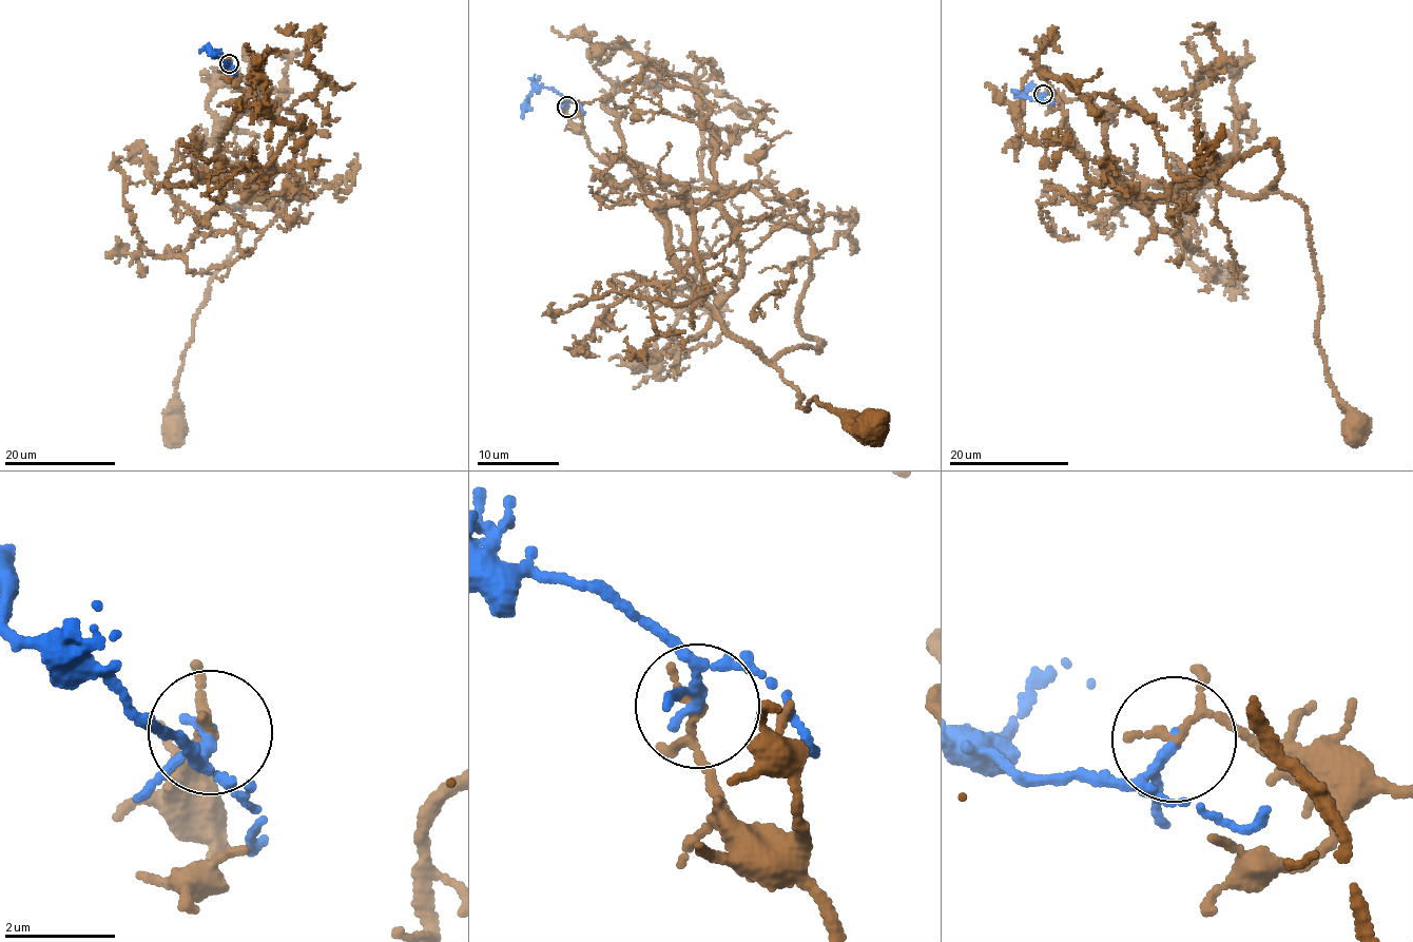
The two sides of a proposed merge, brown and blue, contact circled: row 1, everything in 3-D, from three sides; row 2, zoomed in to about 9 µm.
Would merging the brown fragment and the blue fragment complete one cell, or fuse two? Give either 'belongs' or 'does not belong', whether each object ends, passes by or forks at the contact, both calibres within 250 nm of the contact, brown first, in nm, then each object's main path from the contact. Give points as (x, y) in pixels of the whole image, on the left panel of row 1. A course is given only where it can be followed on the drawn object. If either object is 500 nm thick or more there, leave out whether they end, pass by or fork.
does not belong; brown passes by; blue forks; calibres 130 and 120 nm; course brown (229, 62), (308, 134), (309, 193), (291, 176), (277, 205), (243, 207), (185, 351), (175, 433); course blue (229, 62), (228, 65), (208, 49), (200, 53)

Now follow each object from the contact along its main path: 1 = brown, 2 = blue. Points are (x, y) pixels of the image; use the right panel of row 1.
1: (1043, 94), (1136, 108), (1177, 178), (1219, 175), (1274, 143), (1271, 186), (1305, 210), (1319, 349), (1355, 429)
2: (1043, 94), (1039, 99), (1023, 97), (1029, 89), (1037, 89), (1039, 92)

